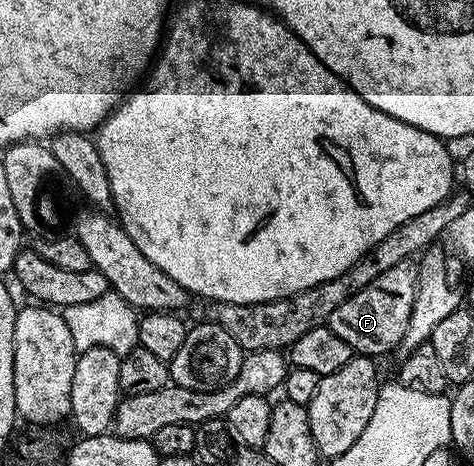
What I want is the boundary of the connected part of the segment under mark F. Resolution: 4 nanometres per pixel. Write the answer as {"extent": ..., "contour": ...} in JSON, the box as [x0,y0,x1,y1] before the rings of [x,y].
{"extent":[328,260,418,358],"contour":[[[413,260],[396,263],[384,275],[376,275],[366,289],[356,291],[356,295],[349,297],[336,311],[332,311],[328,327],[348,347],[352,347],[355,354],[381,358],[381,353],[389,349],[397,350],[404,333],[408,328],[408,321],[412,316],[413,303],[416,299],[418,285],[418,267]]]}

